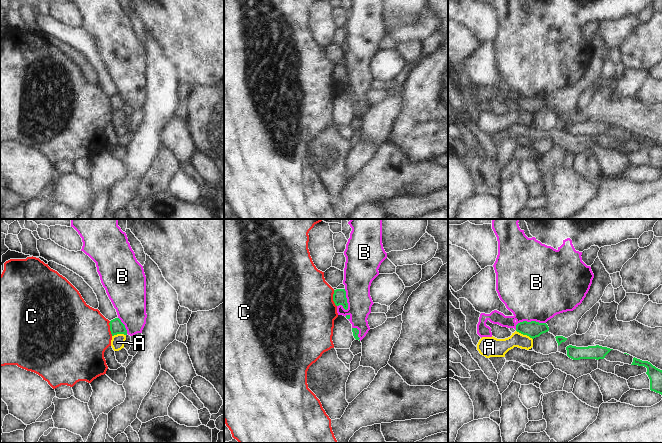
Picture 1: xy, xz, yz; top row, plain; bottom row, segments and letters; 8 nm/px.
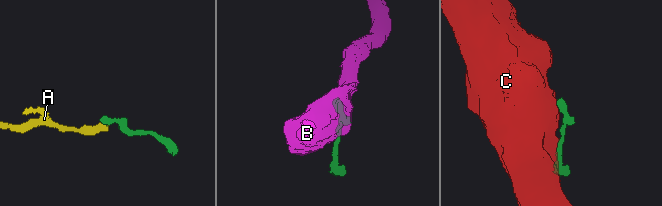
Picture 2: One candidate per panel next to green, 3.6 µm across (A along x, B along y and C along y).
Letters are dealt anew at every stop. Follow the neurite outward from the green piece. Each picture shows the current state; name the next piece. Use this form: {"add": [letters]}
{"add": []}

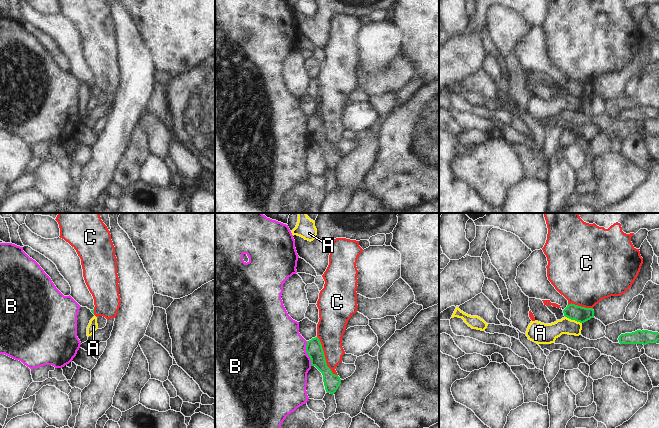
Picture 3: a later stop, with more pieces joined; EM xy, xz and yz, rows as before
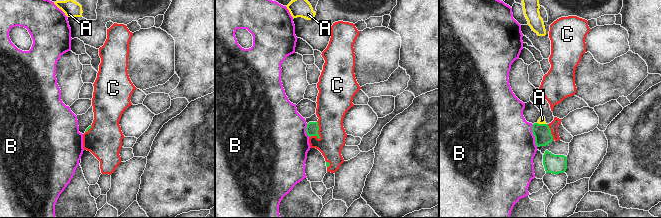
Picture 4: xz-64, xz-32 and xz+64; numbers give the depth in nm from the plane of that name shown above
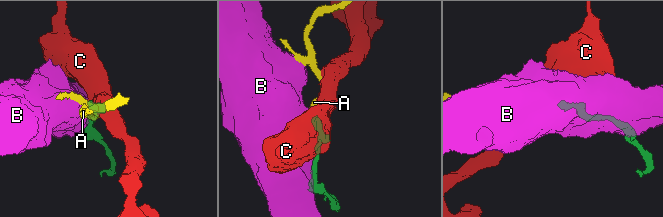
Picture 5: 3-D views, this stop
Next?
{"add": []}

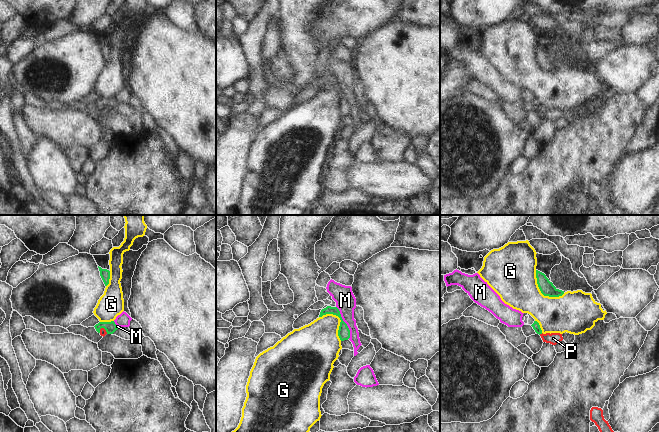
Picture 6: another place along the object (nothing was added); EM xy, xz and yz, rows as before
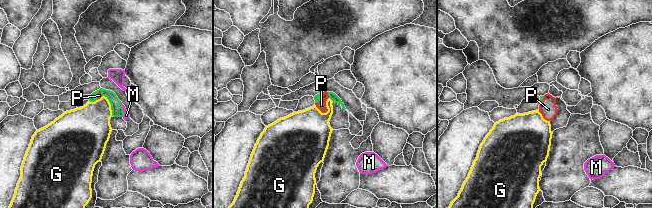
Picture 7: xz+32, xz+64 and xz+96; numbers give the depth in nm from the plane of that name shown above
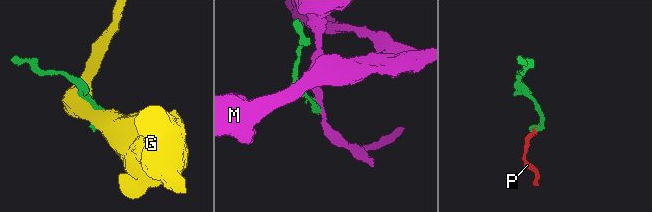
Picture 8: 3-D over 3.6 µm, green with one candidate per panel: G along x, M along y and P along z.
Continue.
{"add": ["P"]}

